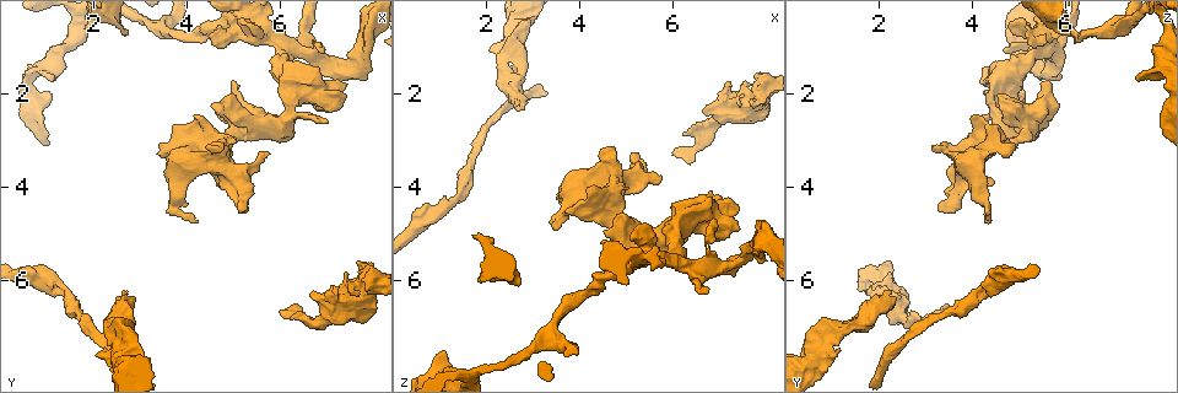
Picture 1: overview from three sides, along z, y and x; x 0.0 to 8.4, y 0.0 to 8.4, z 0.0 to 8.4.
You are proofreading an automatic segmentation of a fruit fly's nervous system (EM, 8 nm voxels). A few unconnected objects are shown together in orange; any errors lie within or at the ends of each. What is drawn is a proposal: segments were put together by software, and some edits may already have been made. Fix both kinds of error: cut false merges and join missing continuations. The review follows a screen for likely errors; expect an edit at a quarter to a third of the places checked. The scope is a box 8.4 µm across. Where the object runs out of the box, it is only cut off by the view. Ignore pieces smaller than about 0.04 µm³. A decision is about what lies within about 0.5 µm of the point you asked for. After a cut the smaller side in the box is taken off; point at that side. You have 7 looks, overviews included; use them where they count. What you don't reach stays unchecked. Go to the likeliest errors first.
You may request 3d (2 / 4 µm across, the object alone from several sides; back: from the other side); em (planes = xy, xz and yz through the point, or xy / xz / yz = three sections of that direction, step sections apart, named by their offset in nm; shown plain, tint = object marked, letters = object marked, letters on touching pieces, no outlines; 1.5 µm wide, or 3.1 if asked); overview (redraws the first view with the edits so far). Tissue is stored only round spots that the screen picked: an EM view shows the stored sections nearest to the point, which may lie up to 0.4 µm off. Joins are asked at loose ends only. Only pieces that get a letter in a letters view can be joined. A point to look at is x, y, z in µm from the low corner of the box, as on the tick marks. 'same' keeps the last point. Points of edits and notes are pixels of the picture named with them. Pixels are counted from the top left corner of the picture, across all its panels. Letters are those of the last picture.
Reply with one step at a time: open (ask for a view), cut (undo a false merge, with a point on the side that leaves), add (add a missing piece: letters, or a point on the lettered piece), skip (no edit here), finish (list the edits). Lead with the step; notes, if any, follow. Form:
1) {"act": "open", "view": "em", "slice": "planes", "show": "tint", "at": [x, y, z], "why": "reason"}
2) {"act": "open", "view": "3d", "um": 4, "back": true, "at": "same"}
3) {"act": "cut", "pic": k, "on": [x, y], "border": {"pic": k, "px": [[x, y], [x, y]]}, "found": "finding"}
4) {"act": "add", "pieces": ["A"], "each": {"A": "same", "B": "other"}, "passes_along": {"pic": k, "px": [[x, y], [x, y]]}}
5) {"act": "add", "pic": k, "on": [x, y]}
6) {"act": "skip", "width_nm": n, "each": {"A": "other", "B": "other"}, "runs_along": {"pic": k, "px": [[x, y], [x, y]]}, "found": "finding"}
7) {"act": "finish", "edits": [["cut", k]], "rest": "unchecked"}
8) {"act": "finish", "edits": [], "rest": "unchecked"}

{"act": "open", "view": "em", "slice": "planes", "show": "tint", "at": [2.75, 6.40, 2.35]}

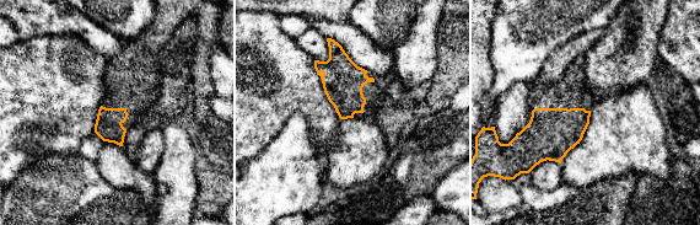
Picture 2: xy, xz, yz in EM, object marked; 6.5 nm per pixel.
{"act": "open", "view": "em", "slice": "planes", "show": "letters", "at": "same", "why": "see the neighbours"}

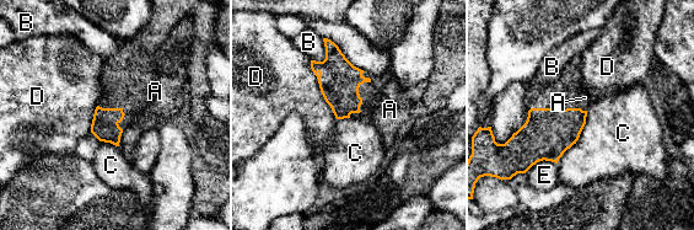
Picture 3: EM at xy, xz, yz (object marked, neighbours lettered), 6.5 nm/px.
{"act": "skip", "each": {"A": "other", "B": "other", "C": "other", "D": "other", "E": "other"}, "found": "none of them fits"}

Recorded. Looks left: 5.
{"act": "open", "view": "3d", "um": 2, "at": [5.15, 4.50, 3.35], "why": "branch stops here"}

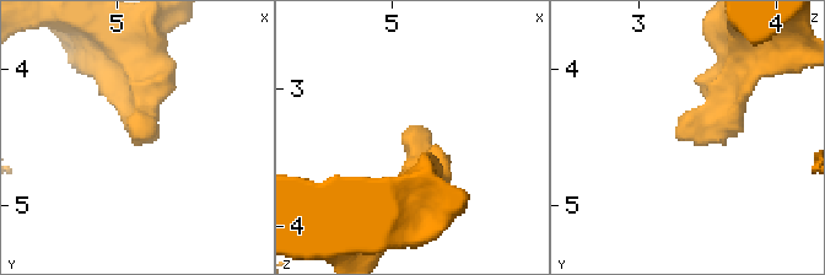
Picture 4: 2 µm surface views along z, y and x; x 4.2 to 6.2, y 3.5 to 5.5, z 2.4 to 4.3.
{"act": "open", "view": "em", "slice": "planes", "show": "letters", "at": [5.16, 4.56, 3.30]}

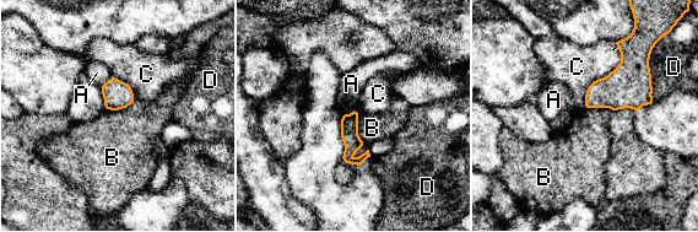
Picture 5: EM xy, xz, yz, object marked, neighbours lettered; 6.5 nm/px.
{"act": "skip", "each": {"A": "other", "B": "other", "C": "other", "D": "other"}, "runs_along": {"pic": 5, "px": [[352, 116], [351, 154], [358, 161]]}, "found": "none of them fits"}

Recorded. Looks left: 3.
{"act": "open", "view": "3d", "um": 2, "at": [7.55, 1.30, 5.45], "why": "thick turns thin"}

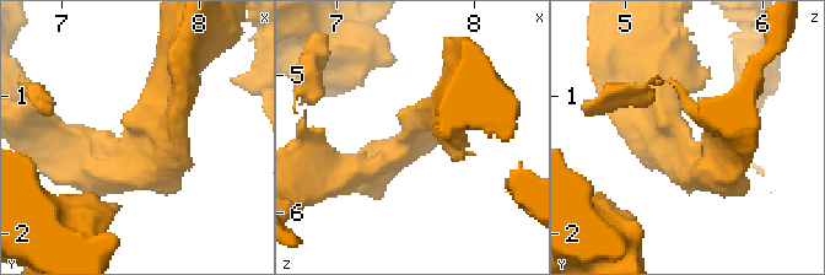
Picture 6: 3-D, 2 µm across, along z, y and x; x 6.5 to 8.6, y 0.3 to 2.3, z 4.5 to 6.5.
{"act": "open", "view": "em", "slice": "planes", "show": "letters", "at": [7.52, 1.26, 5.40]}

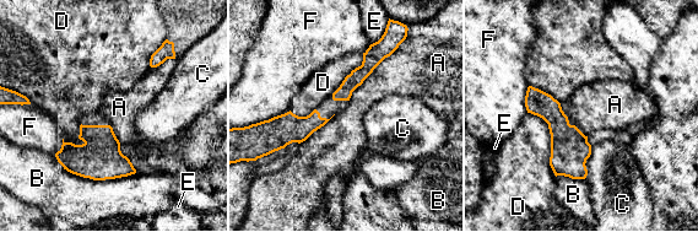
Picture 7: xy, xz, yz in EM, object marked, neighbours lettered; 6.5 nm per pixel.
{"act": "skip", "width_nm": 110, "each": {"A": "other", "B": "other", "C": "other", "D": "other", "E": "other", "F": "other"}, "border": {"pic": 7, "px": [[528, 112], [547, 124], [556, 176]]}, "found": "all the same neuron"}

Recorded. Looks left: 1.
{"act": "finish", "edits": [], "rest": "unchecked"}

